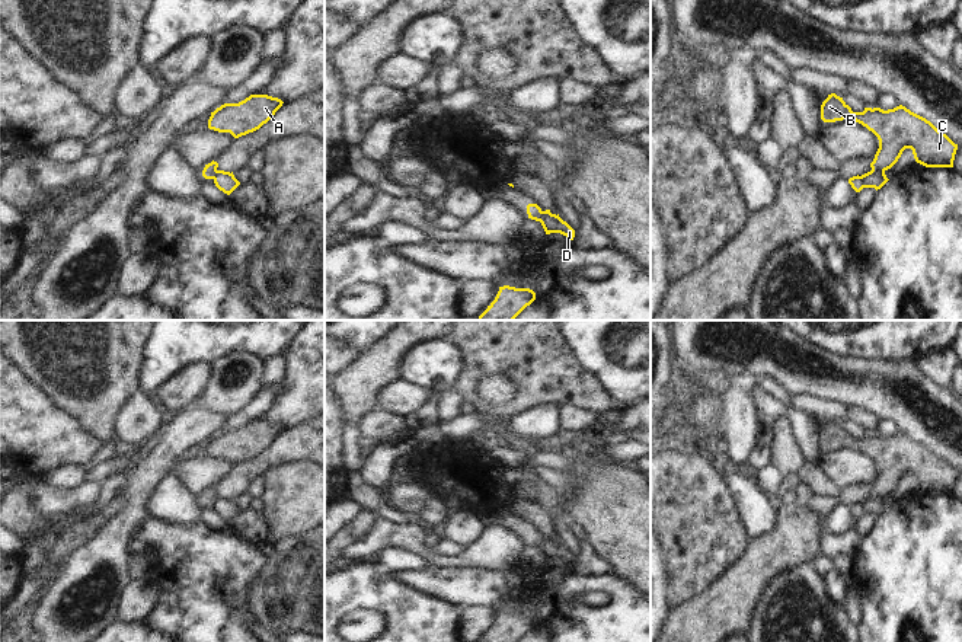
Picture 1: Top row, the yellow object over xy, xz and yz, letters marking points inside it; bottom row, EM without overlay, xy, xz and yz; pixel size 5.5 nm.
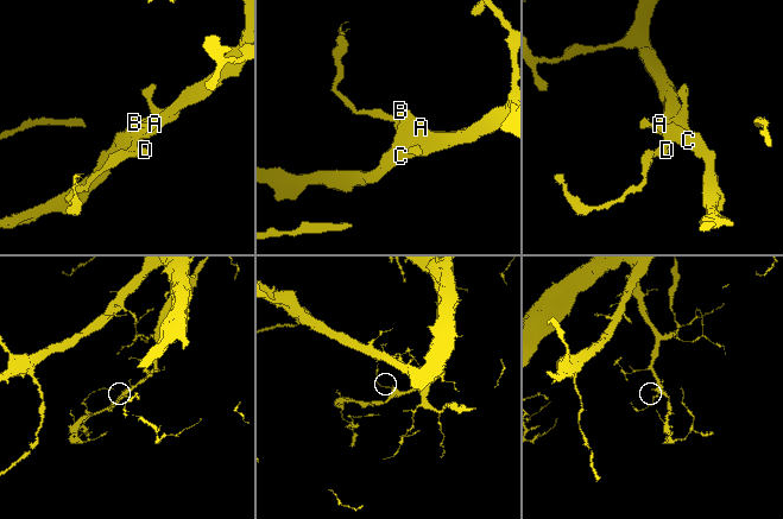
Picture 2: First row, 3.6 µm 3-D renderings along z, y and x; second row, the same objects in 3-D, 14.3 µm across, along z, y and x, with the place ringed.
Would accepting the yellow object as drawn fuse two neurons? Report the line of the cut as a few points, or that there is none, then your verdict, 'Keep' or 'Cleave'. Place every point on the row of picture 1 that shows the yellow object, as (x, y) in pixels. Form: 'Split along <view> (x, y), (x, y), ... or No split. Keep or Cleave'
Split along yz (872, 169), (884, 171). Cleave.

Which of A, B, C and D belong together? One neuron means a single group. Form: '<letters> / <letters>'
A B C / D

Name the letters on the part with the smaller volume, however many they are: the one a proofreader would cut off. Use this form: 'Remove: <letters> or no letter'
Remove: D

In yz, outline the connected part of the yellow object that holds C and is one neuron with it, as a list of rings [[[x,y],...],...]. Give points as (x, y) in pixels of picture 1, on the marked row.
[[[835,93],[828,95],[821,105],[821,119],[824,122],[835,122],[846,118],[862,124],[878,137],[879,148],[873,162],[870,163],[872,170],[891,169],[905,148],[911,148],[915,162],[926,167],[953,167],[958,144],[955,144],[946,134],[939,131],[930,121],[911,112],[902,105],[888,111],[880,108],[864,108],[863,112],[853,112],[843,98],[837,96]]]

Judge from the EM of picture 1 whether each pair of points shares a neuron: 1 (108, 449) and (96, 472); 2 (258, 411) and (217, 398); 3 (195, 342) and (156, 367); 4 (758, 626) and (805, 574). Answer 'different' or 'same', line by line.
1: different
2: different
3: same
4: same

